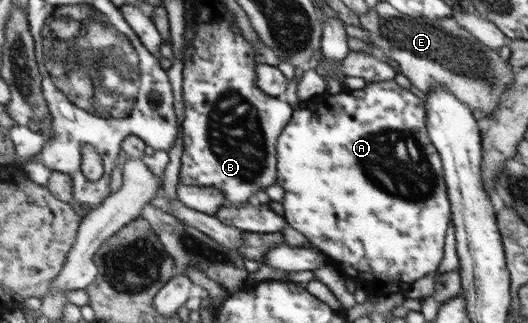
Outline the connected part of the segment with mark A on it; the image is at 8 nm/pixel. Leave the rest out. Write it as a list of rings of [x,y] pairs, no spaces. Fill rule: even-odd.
[[[393,79],[386,81],[367,82],[364,88],[349,91],[349,112],[343,106],[329,101],[328,104],[306,102],[293,112],[293,122],[289,121],[289,130],[281,135],[281,176],[277,178],[279,184],[285,188],[283,196],[284,218],[295,230],[304,234],[309,242],[317,246],[327,258],[336,260],[341,264],[341,270],[346,278],[351,278],[360,283],[364,290],[373,295],[388,295],[393,292],[407,292],[409,284],[435,272],[443,260],[443,244],[445,232],[449,228],[449,197],[445,184],[442,160],[434,147],[426,127],[426,111],[424,99],[411,91],[402,88]]]

